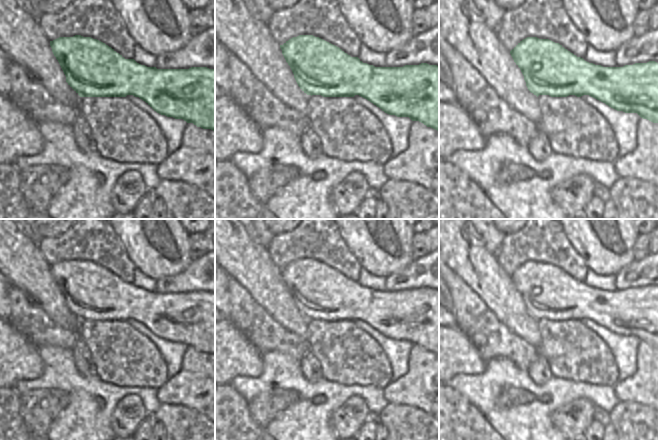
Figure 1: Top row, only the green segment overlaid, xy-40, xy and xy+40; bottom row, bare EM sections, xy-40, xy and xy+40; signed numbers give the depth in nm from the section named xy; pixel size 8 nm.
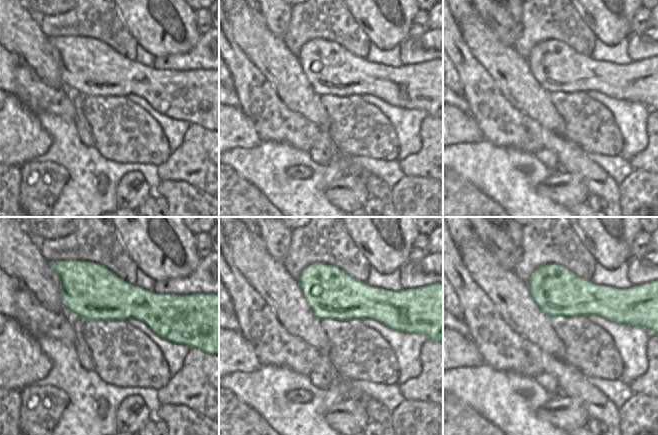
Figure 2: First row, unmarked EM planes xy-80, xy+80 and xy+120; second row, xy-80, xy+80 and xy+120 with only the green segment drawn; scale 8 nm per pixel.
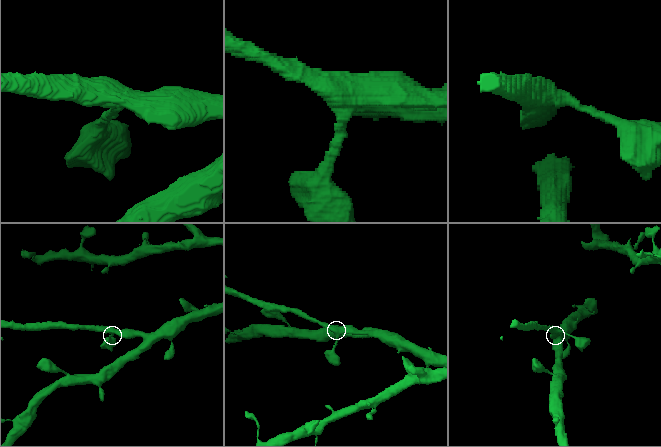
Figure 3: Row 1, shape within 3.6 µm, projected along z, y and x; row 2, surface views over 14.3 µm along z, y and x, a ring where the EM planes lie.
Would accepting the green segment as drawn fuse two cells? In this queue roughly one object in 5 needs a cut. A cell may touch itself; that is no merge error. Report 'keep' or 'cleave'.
keep

